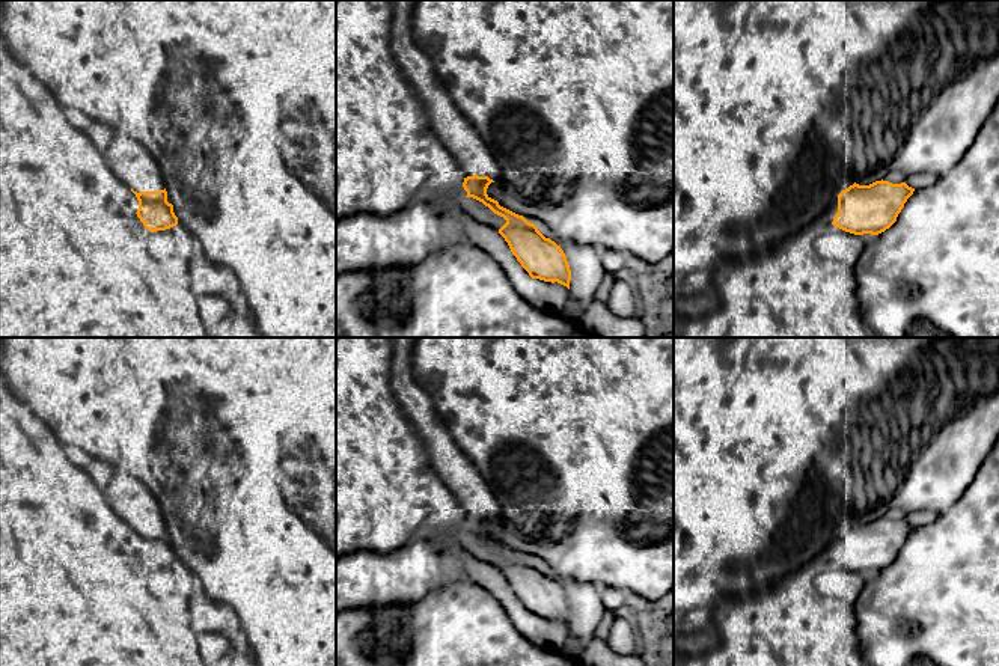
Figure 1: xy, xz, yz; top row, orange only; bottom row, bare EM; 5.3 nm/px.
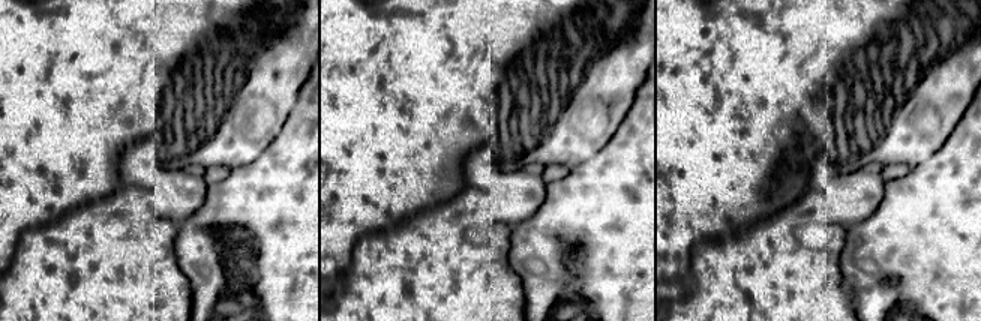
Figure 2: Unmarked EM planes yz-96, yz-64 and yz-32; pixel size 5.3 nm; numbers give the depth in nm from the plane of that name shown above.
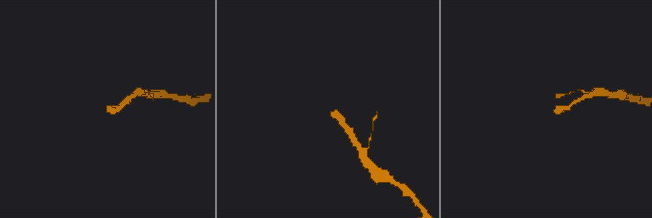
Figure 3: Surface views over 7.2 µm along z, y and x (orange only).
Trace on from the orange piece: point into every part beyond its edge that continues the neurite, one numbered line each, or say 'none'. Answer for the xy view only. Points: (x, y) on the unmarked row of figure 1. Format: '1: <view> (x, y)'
1: xy (130, 497)

